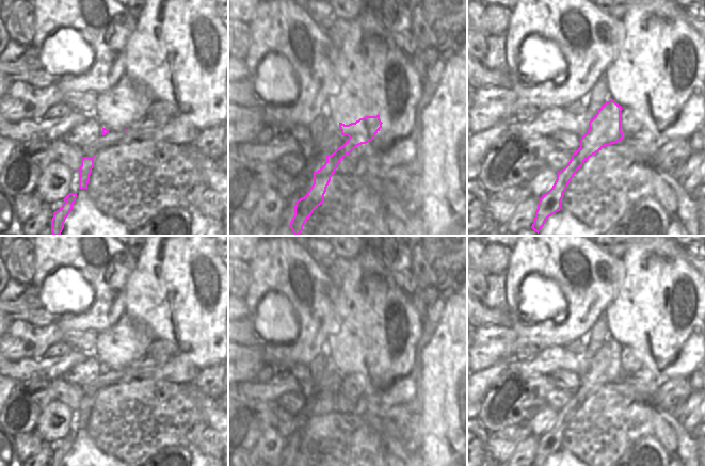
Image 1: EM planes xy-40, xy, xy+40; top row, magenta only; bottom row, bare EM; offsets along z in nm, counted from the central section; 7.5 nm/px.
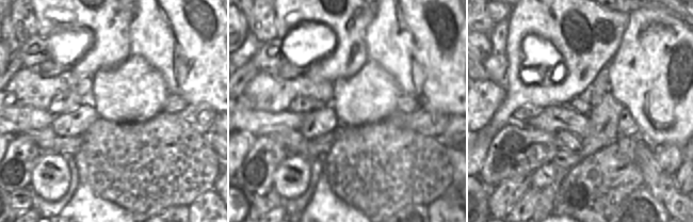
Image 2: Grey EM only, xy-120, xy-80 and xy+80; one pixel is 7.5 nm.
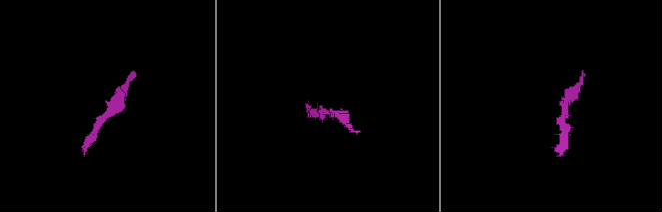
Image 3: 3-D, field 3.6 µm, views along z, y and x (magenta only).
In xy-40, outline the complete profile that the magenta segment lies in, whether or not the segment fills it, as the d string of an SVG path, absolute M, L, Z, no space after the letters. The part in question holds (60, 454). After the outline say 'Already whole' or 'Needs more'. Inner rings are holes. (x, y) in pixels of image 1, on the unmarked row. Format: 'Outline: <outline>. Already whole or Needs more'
Outline: M69 432L63 438L65 441L62 446L53 451L51 466L64 466L64 461L73 448L73 444L77 437L77 432Z. Already whole

